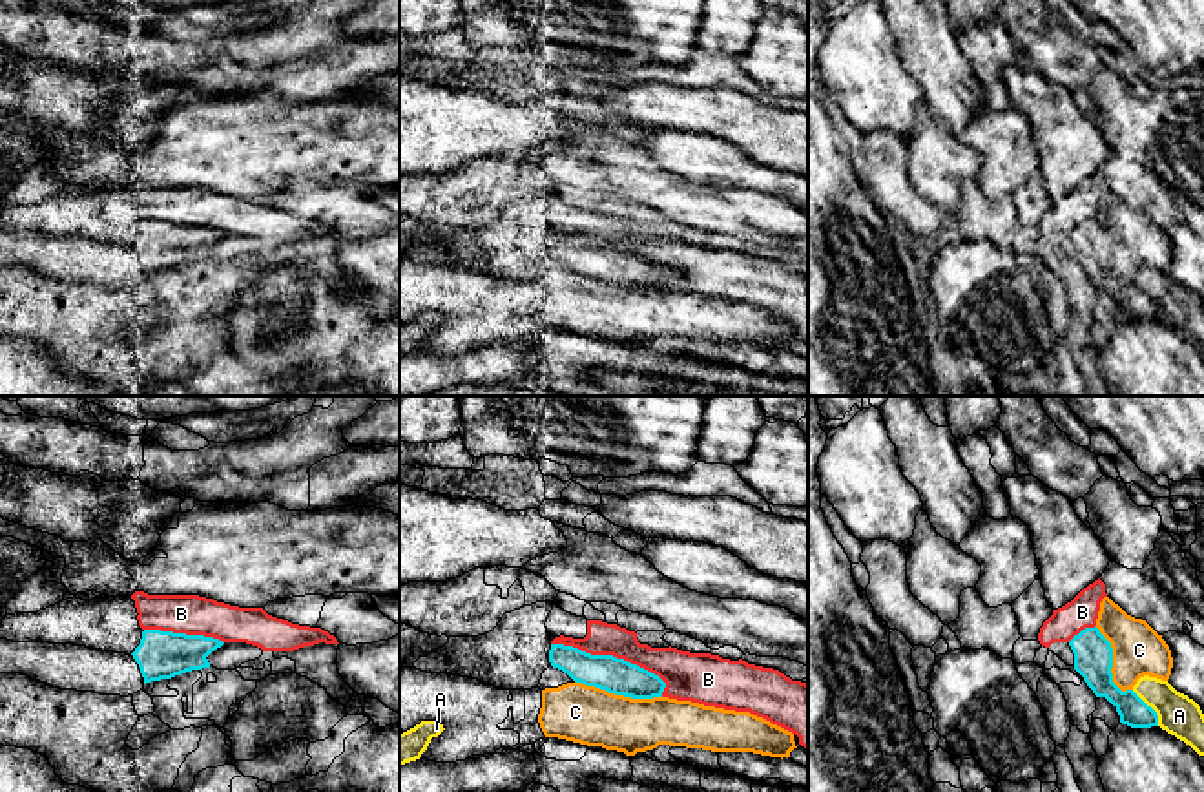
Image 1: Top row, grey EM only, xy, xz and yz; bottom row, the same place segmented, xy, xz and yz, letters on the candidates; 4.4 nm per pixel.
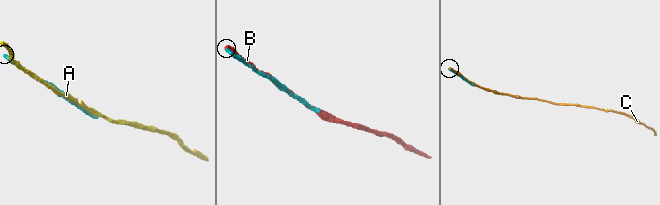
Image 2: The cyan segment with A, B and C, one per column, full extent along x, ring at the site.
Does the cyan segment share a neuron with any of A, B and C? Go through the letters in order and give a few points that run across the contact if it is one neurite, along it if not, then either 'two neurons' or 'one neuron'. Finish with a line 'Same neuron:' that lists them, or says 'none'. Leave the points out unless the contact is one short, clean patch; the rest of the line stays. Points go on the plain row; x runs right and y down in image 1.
A: two neurons
B: two neurons
C: two neurons
Same neuron: none

